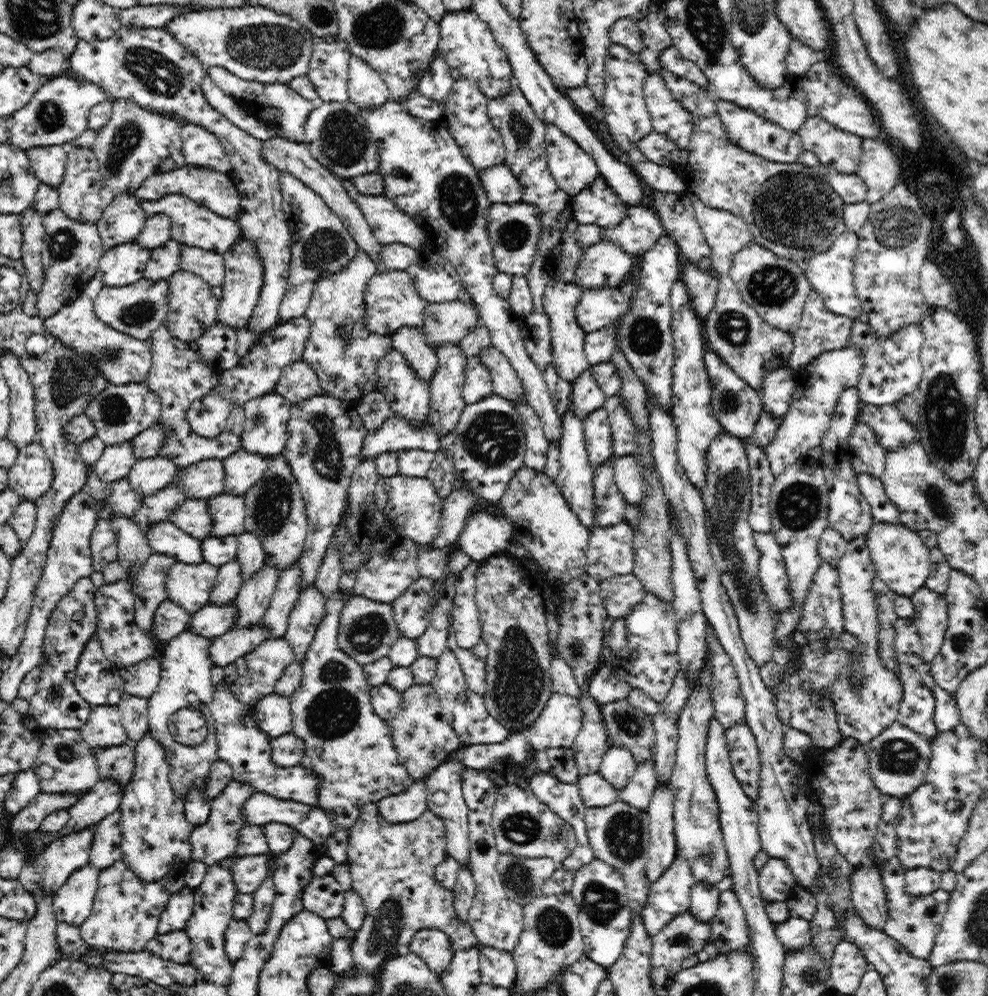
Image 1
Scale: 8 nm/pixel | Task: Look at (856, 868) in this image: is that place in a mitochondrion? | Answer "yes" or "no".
no

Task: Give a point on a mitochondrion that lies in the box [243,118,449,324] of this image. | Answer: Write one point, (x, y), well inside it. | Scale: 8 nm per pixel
(323, 249)

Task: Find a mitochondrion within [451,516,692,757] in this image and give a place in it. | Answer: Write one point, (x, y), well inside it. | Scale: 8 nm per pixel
(518, 684)

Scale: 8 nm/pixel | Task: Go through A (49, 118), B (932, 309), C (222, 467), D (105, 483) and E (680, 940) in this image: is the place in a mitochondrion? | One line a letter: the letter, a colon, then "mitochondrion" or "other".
A: mitochondrion
B: other
C: other
D: other
E: mitochondrion

